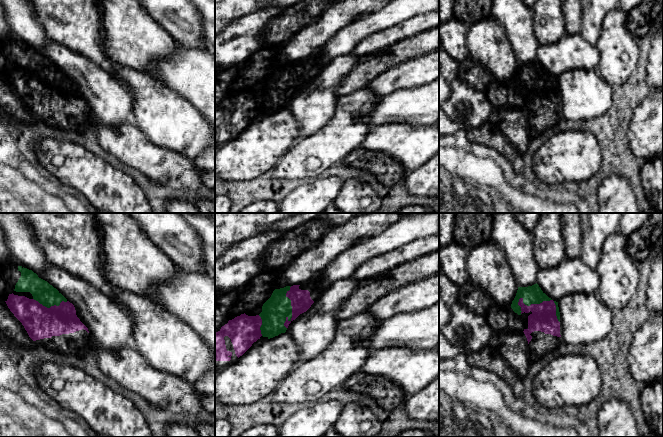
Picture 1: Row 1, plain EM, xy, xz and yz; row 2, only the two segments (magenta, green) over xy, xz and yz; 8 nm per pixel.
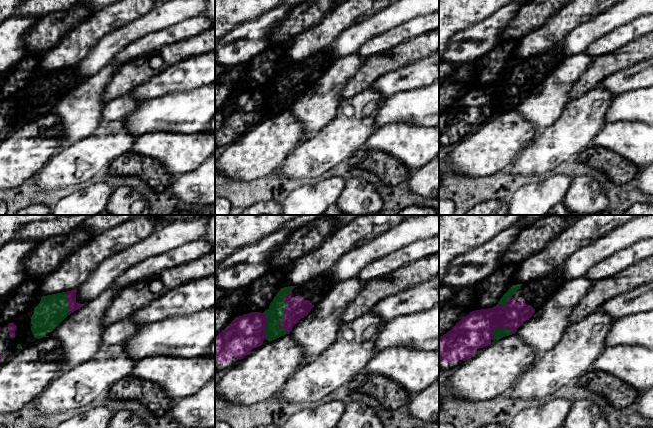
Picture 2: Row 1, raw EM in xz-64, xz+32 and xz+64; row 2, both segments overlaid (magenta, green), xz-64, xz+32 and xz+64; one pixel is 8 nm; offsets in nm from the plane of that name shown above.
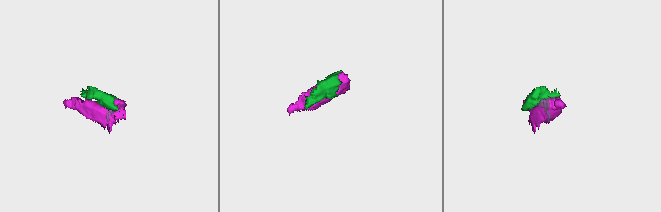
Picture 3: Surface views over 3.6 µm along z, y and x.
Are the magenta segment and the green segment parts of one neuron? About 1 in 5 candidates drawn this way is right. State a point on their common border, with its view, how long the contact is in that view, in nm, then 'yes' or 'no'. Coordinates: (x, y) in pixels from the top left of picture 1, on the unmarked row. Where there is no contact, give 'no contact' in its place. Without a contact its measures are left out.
xz (292, 85) | 340 nm | no

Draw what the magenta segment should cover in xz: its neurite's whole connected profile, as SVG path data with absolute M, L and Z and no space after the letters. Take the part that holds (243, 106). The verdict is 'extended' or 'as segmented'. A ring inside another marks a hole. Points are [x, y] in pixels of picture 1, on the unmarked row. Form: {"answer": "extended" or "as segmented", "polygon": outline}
{"answer": "extended", "polygon": "M262 82L229 96L215 109L215 146L234 139L251 122L268 116L260 106Z"}

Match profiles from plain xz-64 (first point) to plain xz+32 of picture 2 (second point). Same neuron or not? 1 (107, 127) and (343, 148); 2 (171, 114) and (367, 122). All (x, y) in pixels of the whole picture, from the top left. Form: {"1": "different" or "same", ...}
{"1": "same", "2": "different"}

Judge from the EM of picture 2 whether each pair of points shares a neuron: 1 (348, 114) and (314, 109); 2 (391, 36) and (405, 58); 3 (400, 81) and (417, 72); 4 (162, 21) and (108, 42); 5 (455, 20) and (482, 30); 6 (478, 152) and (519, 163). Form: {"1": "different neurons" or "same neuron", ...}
{"1": "different neurons", "2": "different neurons", "3": "same neuron", "4": "same neuron", "5": "different neurons", "6": "different neurons"}

